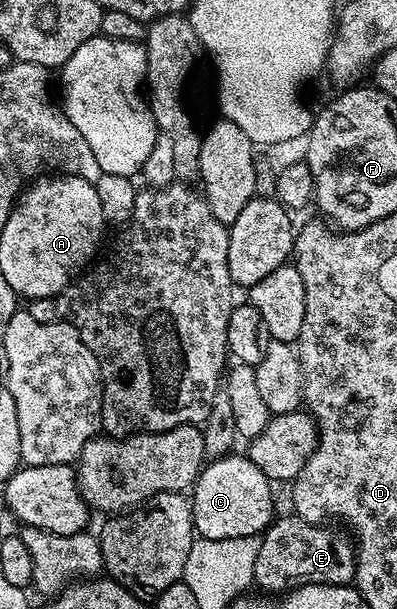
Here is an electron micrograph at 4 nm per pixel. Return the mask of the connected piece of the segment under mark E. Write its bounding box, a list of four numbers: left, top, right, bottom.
[254,513,357,593]

